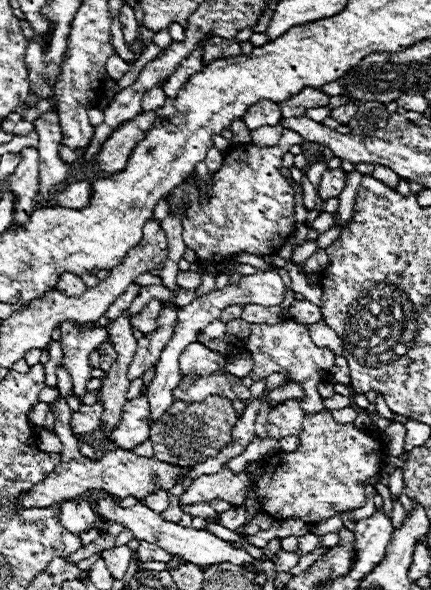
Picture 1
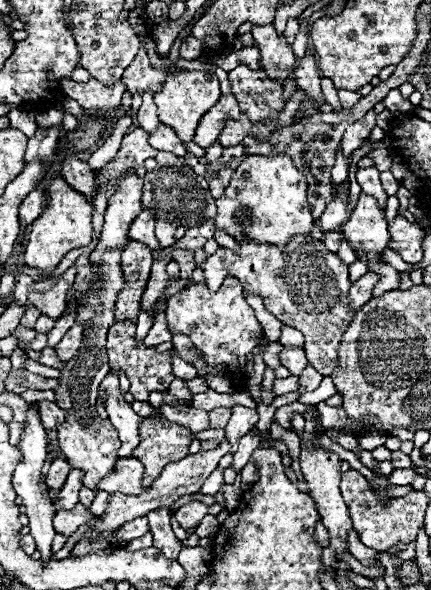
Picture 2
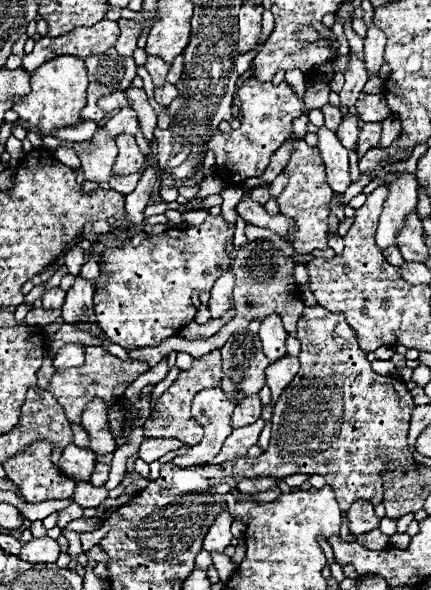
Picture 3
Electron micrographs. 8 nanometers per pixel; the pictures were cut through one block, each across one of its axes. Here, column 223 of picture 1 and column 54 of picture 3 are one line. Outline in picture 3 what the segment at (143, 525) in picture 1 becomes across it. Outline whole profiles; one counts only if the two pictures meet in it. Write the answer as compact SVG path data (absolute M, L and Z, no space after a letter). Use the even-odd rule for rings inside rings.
M42 536L42 538L32 538L30 542L26 542L20 552L20 558L32 564L52 564L58 560L60 552L62 550L56 540Z

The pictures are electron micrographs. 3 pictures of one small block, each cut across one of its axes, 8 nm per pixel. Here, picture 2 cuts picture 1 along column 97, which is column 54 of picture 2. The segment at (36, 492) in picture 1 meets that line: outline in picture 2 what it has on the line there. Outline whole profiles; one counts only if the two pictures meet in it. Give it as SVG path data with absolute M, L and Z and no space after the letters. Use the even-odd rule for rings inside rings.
M56 458L46 474L46 484L48 488L54 488L54 490L60 490L64 486L64 480L68 478L68 472L72 470L72 466L68 464L68 460L64 458Z

